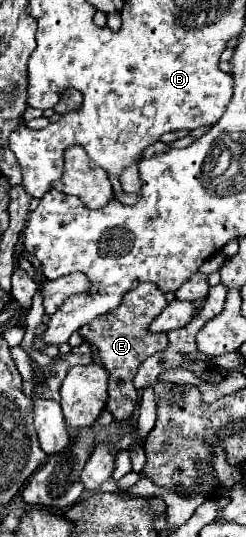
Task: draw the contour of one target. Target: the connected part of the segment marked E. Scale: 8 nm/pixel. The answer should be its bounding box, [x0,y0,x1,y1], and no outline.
[79,283,167,421]

